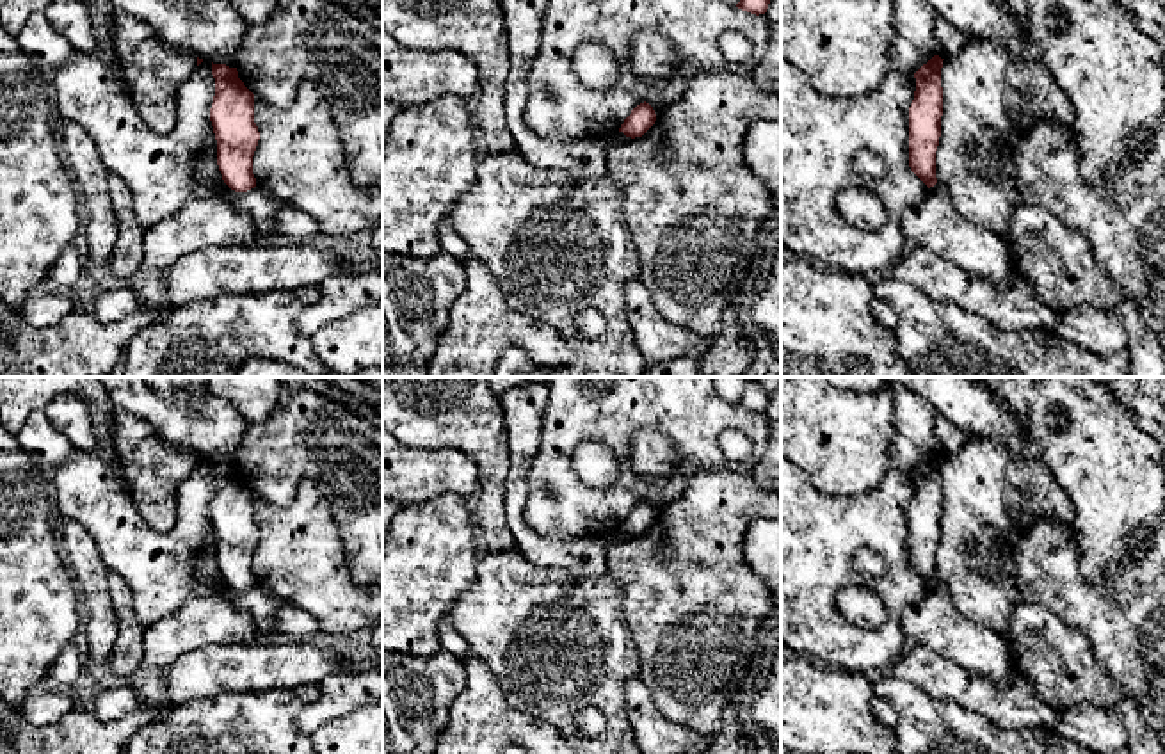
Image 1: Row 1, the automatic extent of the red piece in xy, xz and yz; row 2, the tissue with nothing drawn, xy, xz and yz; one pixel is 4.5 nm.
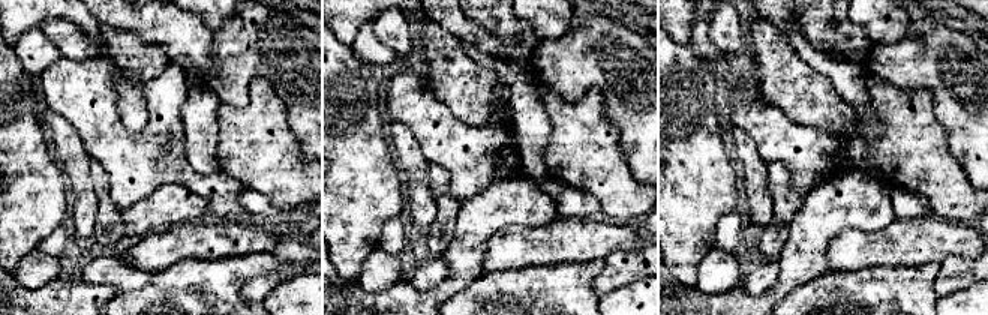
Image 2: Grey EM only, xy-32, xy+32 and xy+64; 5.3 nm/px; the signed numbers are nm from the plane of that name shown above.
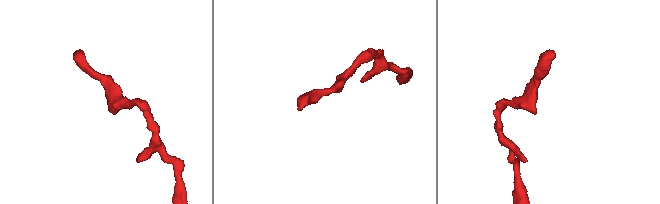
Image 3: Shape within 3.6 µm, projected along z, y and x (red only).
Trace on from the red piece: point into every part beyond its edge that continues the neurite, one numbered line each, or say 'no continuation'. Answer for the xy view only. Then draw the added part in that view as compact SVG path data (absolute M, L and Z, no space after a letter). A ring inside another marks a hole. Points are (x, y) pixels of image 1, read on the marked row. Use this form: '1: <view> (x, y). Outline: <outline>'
no continuation

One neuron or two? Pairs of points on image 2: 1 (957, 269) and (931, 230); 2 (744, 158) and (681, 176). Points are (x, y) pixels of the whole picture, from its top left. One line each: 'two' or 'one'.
1: two
2: two

